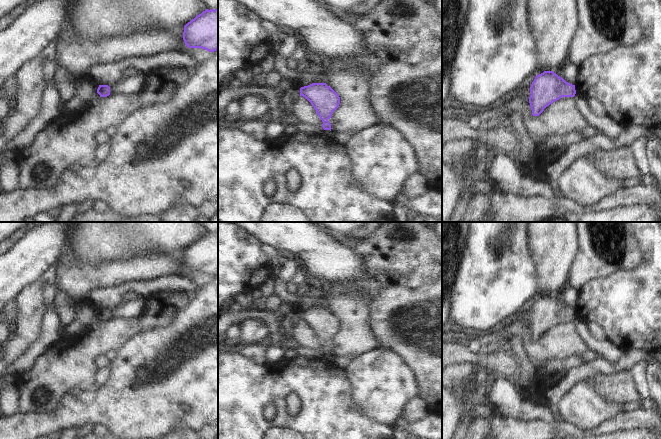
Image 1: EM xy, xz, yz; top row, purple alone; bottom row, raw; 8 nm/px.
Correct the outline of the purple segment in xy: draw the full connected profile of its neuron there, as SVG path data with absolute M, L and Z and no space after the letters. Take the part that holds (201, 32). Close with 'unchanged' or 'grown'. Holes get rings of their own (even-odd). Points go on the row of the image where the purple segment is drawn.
M206 9L184 26L183 40L189 48L209 52L218 49L218 9Z; unchanged

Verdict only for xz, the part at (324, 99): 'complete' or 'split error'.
complete

